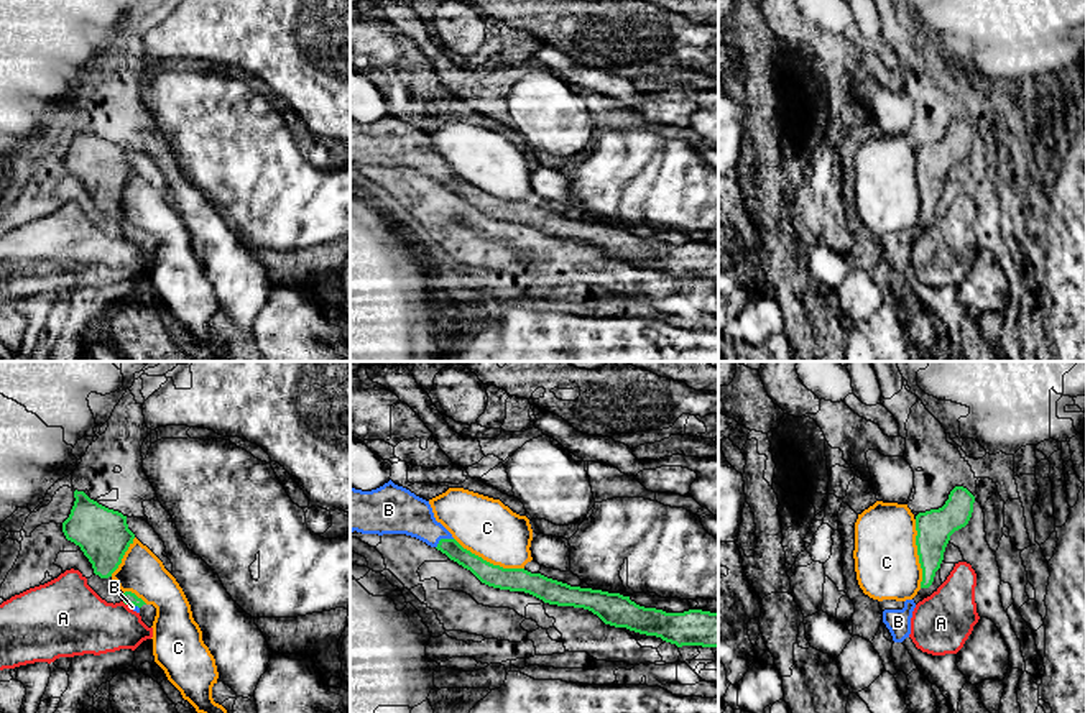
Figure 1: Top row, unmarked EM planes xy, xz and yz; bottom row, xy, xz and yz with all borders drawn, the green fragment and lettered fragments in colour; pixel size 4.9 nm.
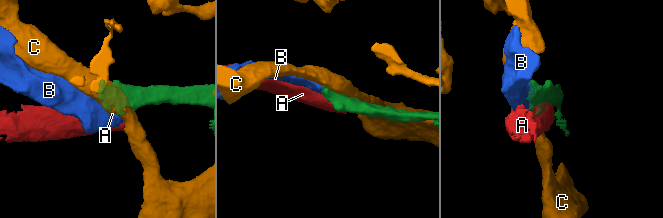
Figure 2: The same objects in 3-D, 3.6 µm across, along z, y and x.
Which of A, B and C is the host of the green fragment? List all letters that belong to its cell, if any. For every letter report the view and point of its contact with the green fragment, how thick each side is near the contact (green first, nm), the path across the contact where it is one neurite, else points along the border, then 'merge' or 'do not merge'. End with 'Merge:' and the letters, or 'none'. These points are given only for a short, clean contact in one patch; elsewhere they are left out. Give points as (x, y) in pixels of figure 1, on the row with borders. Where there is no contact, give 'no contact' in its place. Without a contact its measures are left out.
A: meets green in xy at (125, 603); 60 nm thick on the green side, 320 nm on the other; border along xy (122, 602), (127, 605); do not merge
B: meets green in xz at (443, 539); 90 nm thick on the green side, 220 nm on the other; merge
C: meets green in xz at (489, 562); 110 nm thick on the green side, 280 nm on the other; do not merge
Merge: B

